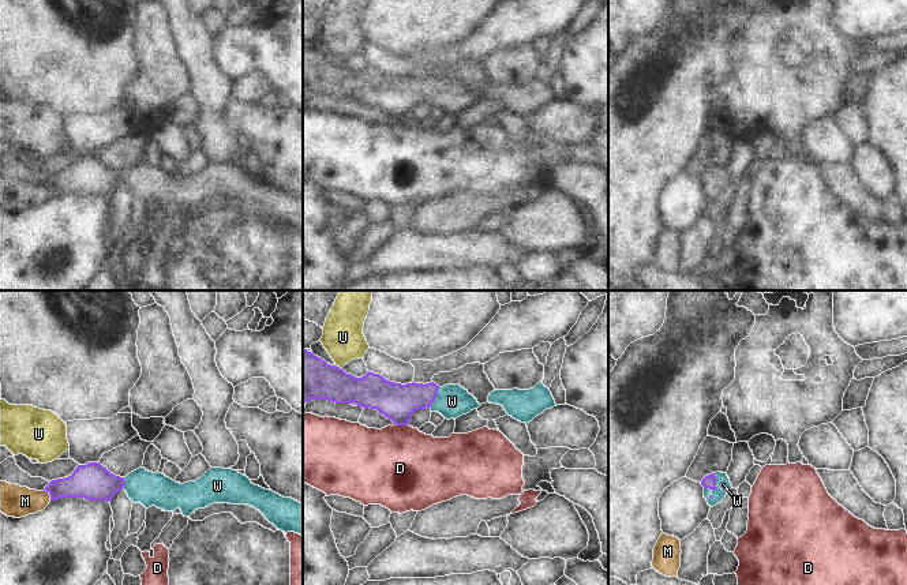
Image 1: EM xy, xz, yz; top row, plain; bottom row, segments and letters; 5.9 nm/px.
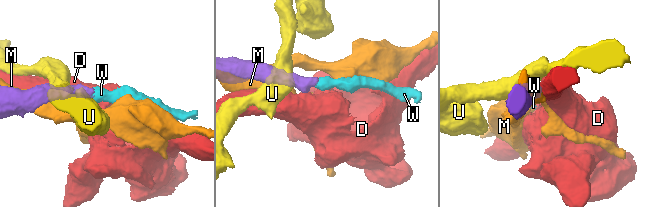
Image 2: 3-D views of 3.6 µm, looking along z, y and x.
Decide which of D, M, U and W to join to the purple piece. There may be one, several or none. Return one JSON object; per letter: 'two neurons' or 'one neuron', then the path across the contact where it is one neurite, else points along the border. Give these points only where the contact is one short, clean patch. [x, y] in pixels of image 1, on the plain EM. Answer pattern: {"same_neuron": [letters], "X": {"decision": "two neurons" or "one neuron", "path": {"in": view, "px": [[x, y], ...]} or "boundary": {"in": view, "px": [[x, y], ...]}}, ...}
{"same_neuron": ["W"], "D": {"decision": "two neurons", "boundary": {"in": "xz", "px": [[394, 117], [407, 120]]}}, "M": {"decision": "two neurons"}, "U": {"decision": "two neurons", "boundary": {"in": "xz", "px": [[336, 59], [341, 63]]}}, "W": {"decision": "one neuron", "path": {"in": "yz", "px": [[708, 176], [716, 182], [723, 179]]}}}

